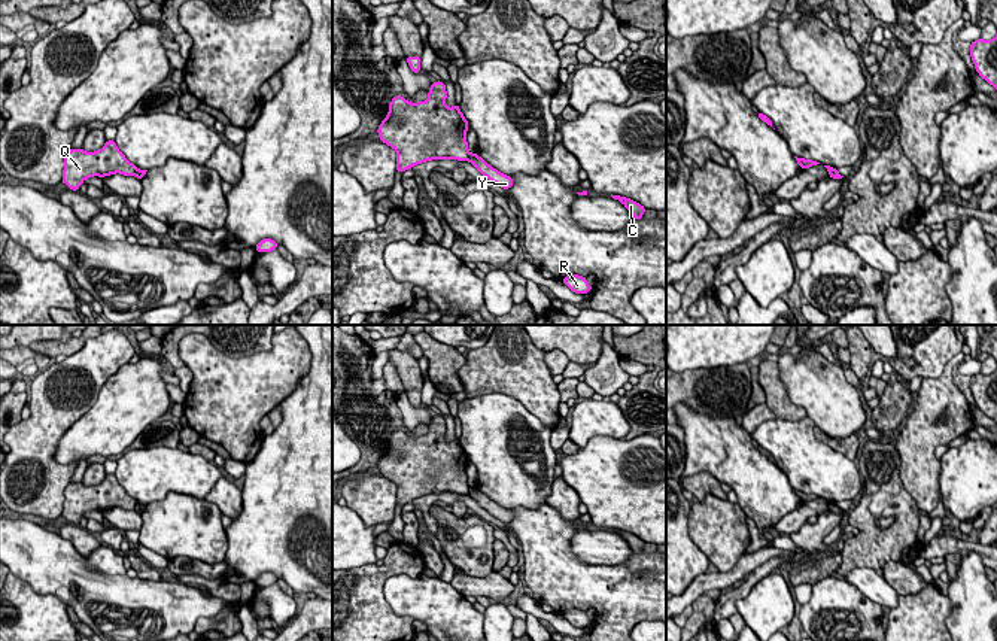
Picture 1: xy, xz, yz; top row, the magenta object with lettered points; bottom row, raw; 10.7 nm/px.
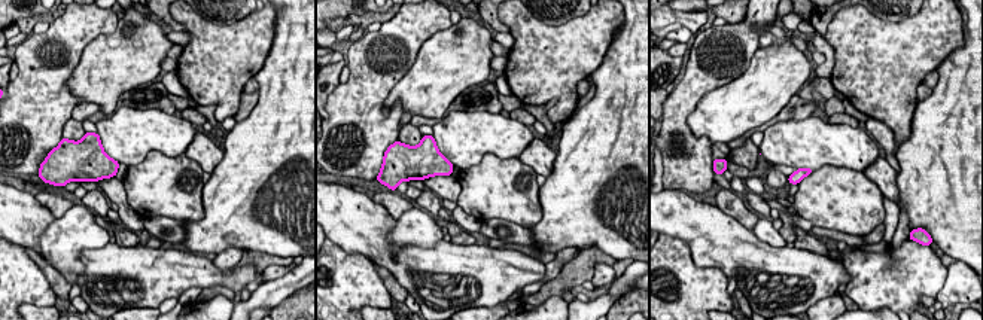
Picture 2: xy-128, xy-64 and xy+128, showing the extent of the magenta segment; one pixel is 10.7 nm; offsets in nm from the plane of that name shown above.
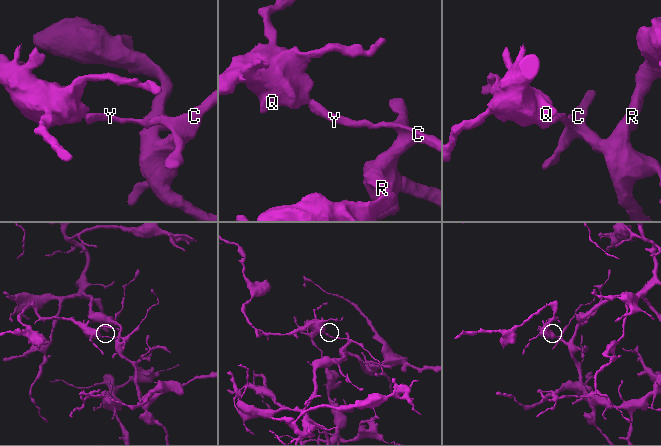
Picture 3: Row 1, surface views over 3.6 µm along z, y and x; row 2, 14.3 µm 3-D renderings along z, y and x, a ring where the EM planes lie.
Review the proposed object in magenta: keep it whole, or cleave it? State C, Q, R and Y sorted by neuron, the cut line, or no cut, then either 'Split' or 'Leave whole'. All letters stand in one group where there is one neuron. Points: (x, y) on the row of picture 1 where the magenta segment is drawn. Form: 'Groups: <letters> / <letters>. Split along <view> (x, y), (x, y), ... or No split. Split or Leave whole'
Groups: C R Y / Q. Split along xz (471, 154), (467, 160). Split

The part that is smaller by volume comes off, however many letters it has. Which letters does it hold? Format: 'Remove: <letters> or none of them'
Remove: Q

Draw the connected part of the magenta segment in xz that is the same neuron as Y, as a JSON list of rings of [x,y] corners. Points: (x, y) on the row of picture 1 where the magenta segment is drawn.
[[[471,154],[468,161],[474,167],[477,167],[481,174],[484,174],[487,179],[490,179],[493,183],[499,185],[501,188],[510,189],[513,186],[514,180],[511,179],[511,176],[499,173],[477,154]]]

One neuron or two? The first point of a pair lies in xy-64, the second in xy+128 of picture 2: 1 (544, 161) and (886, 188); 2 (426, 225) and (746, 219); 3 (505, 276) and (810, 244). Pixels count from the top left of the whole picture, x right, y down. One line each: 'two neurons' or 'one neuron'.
1: one neuron
2: two neurons
3: two neurons

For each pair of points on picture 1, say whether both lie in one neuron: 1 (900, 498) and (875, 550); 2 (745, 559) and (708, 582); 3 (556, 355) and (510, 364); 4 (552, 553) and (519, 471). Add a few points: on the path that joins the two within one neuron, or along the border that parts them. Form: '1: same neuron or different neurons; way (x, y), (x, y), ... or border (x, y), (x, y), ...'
1: same neuron; way (900, 512), (900, 525), (888, 537)
2: same neuron; way (738, 570), (729, 579), (719, 580)
3: different neurons; border (544, 354), (544, 362), (552, 376)
4: different neurons; border (544, 501), (532, 509), (508, 509)

